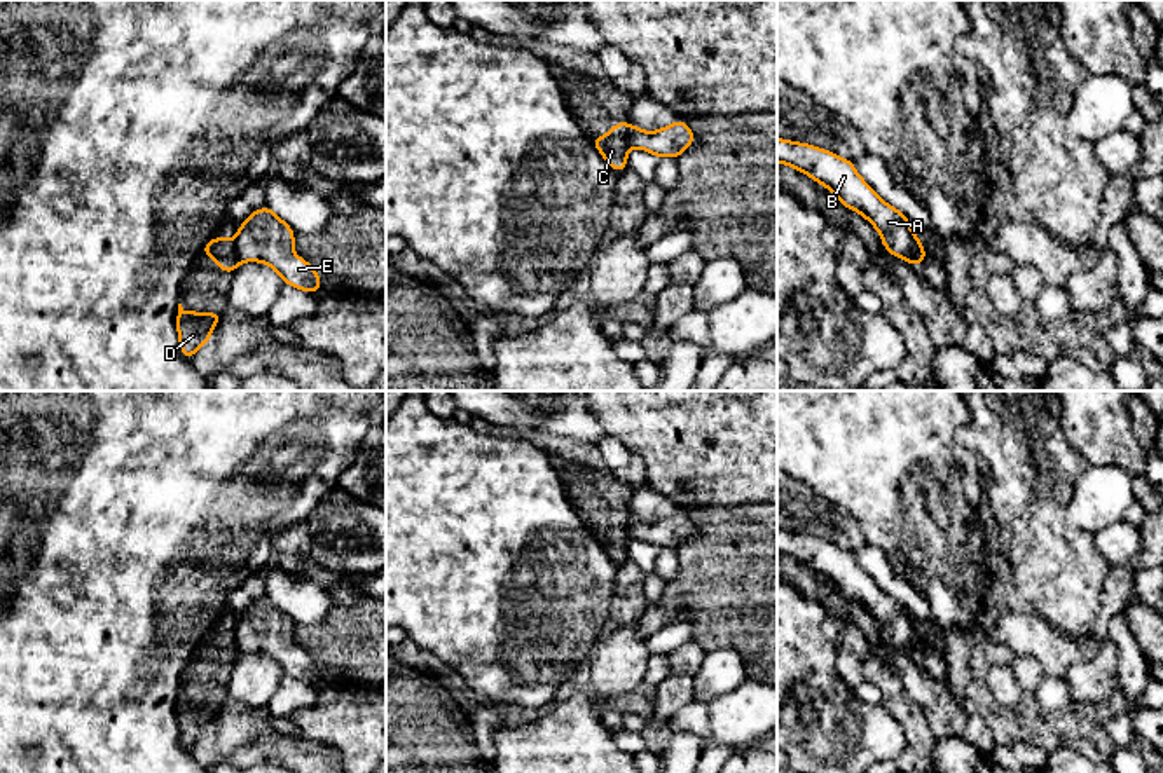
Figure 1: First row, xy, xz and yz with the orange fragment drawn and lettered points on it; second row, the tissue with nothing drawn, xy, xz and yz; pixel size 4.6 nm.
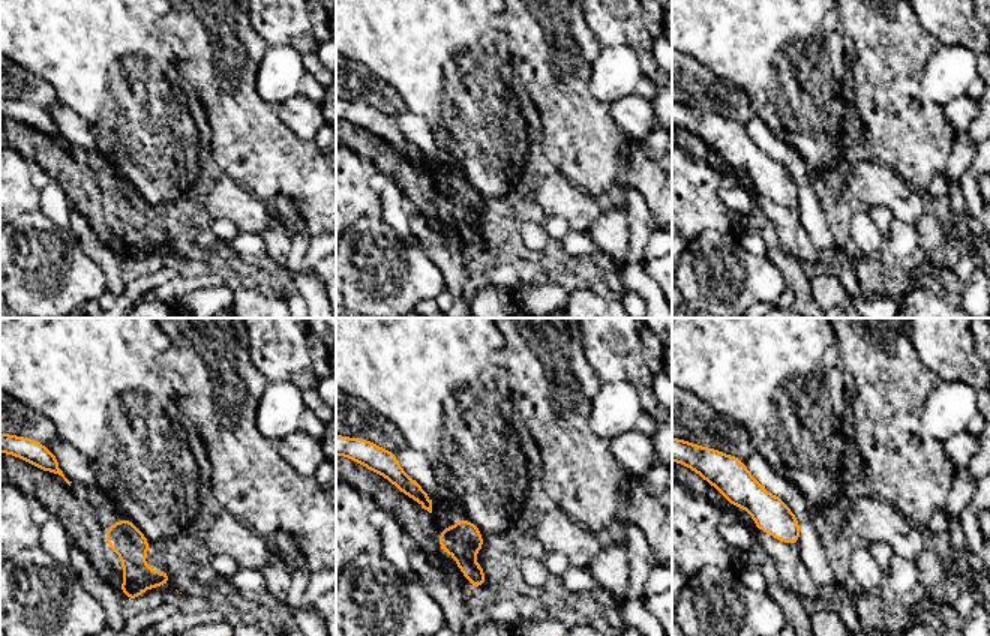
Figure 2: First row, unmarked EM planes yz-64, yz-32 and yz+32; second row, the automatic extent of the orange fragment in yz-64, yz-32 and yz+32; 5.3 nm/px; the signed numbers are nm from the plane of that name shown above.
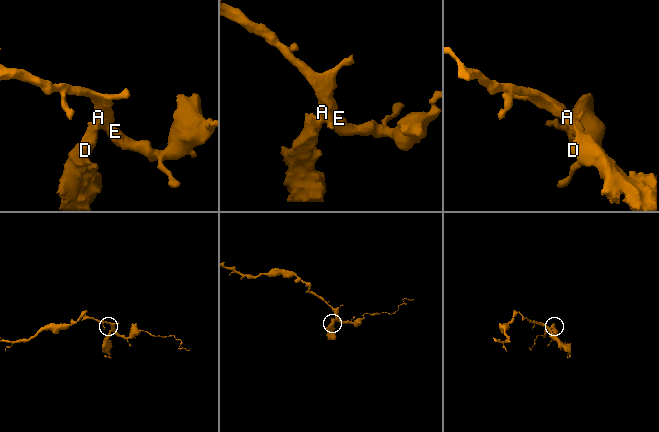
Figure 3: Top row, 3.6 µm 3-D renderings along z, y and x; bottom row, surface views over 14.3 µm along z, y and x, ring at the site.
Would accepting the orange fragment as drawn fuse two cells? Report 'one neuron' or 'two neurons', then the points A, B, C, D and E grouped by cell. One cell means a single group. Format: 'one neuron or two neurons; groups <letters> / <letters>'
two neurons; groups A B E / C D

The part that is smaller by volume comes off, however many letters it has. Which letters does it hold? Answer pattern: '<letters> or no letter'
C, D

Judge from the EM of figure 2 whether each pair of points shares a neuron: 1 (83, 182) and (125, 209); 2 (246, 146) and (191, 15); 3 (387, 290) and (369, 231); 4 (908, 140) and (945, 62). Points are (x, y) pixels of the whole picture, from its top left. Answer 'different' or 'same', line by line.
1: same
2: same
3: same
4: different

